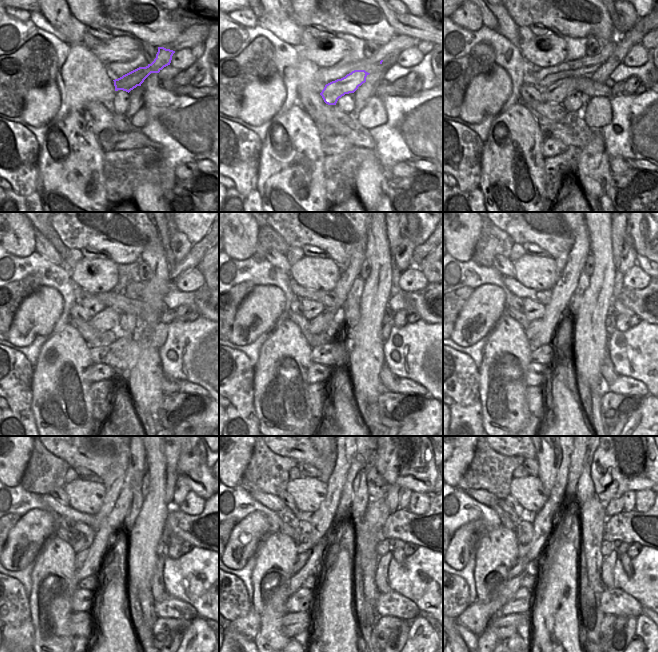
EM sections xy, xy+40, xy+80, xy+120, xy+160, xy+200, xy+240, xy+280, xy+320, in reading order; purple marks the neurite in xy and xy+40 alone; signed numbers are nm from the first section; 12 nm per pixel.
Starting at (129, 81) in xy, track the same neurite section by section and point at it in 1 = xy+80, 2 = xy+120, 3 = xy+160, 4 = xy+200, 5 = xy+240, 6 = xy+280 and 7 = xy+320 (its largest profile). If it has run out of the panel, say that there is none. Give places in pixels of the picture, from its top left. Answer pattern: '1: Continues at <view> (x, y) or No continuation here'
1: Continues at xy+80 (556, 93)
2: Continues at xy+120 (106, 320)
3: Continues at xy+160 (319, 324)
4: Continues at xy+200 (534, 327)
5: Continues at xy+240 (81, 556)
6: Continues at xy+280 (302, 558)
7: Continues at xy+320 (524, 561)

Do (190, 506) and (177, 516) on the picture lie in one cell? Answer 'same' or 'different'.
different

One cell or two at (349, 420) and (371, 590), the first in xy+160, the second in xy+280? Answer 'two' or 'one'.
two

